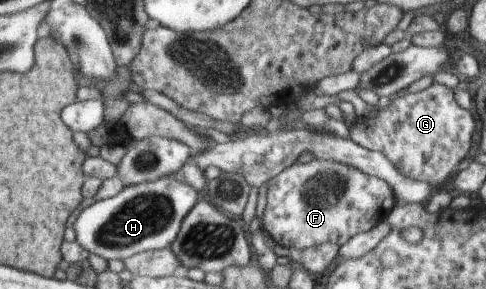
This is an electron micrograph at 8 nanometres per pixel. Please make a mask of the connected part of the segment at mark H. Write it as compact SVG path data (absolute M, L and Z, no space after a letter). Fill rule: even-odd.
M164 176L155 182L146 182L135 186L125 186L117 196L96 202L84 209L73 226L76 241L87 252L107 260L127 260L133 255L150 250L170 248L177 238L180 226L191 209L199 202L198 192L184 182L179 182L174 176Z

